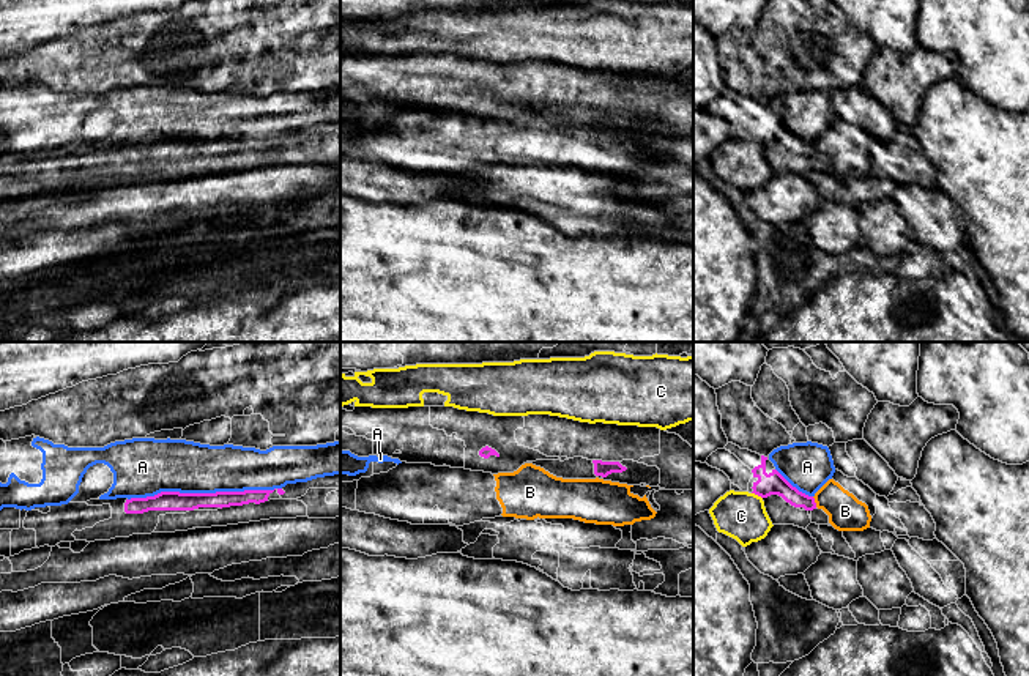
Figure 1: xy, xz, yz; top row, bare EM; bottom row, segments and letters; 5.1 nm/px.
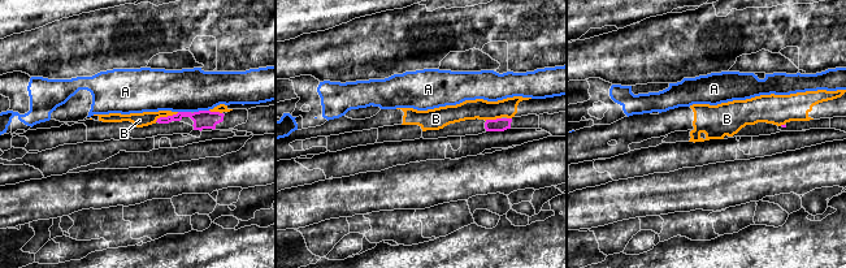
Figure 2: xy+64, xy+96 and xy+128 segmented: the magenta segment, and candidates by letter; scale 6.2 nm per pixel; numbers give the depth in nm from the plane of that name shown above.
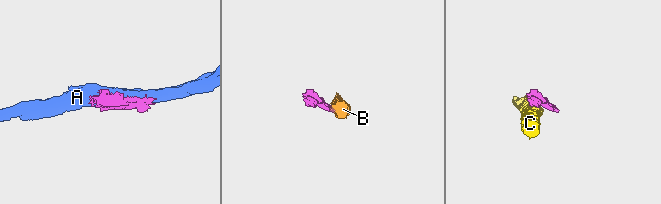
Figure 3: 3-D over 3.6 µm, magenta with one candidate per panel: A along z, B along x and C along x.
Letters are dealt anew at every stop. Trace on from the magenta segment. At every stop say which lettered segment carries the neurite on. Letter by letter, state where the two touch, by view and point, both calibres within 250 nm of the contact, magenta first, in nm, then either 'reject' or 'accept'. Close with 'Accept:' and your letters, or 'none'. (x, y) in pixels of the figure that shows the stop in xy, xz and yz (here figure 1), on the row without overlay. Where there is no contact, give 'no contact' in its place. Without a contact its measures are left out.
A: contact xy (200, 141); calibres 100 and 280 nm; reject
B: contact yz (813, 148); calibres 110 and 180 nm; reject
C: contact yz (757, 141); calibres 110 and 240 nm; reject
Accept: none

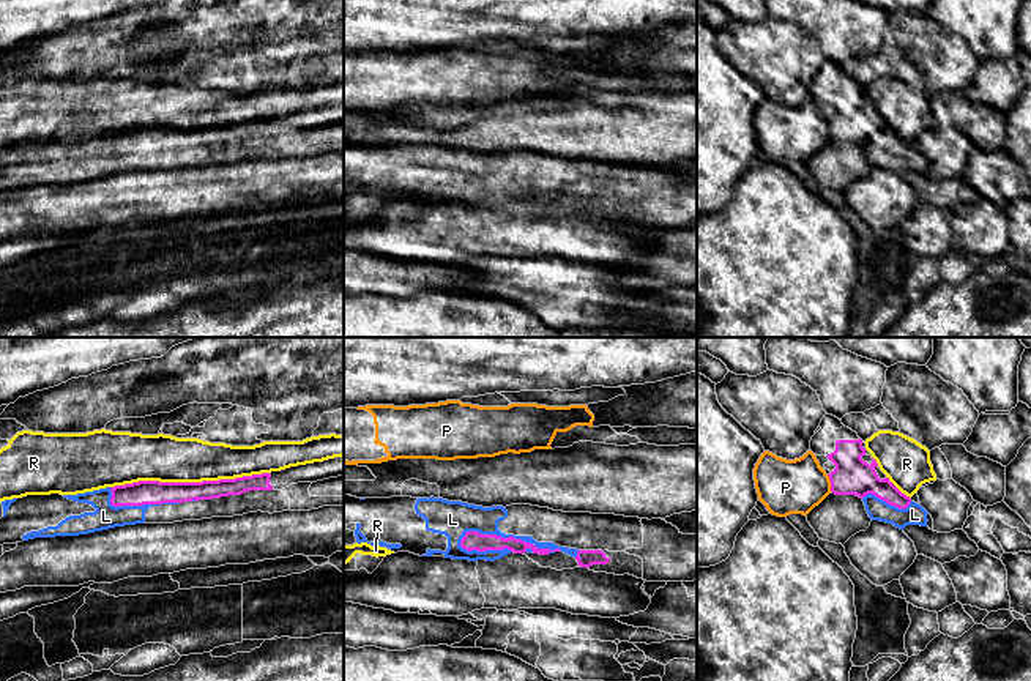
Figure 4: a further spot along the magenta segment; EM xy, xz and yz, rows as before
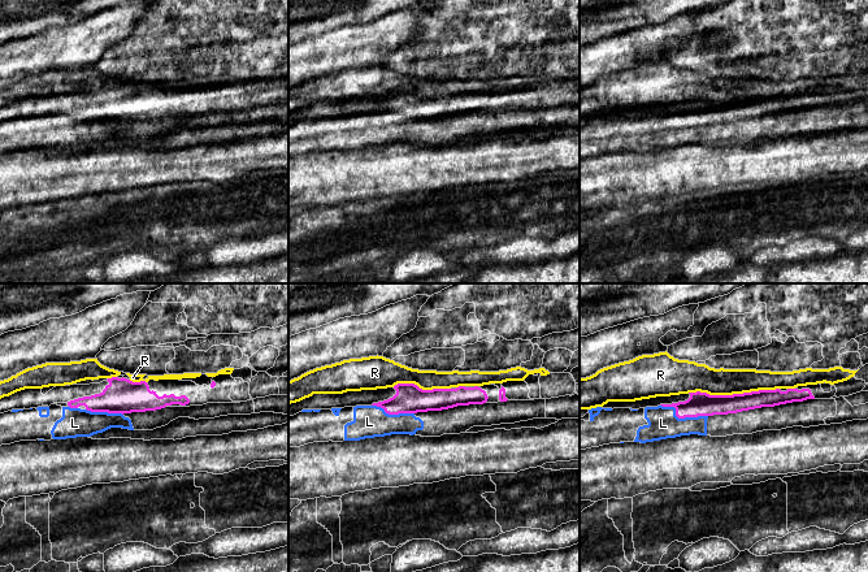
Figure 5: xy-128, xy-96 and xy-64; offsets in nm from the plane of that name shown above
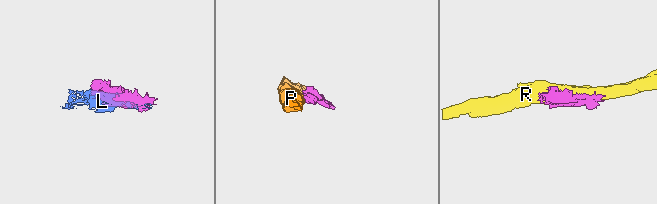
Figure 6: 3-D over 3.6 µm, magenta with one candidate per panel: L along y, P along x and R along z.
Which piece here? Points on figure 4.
L: contact xz (495, 182); calibres 100 and 190 nm; accept
P: contact yz (831, 130); calibres 190 and 280 nm; reject
R: contact xy (189, 130); calibres 130 and 240 nm; reject
Accept: L

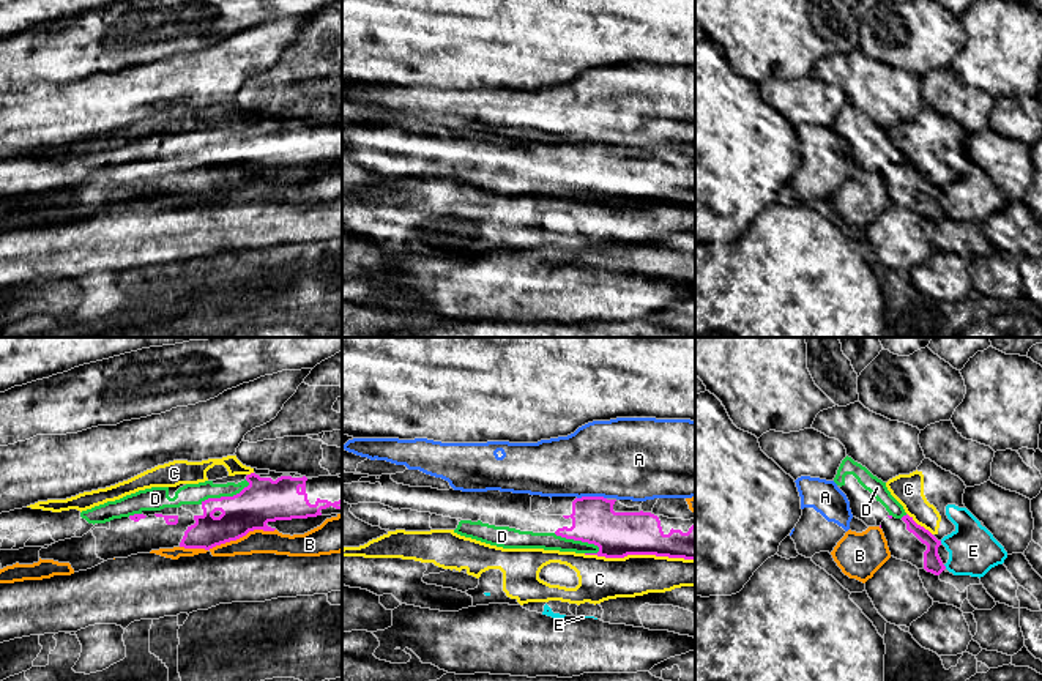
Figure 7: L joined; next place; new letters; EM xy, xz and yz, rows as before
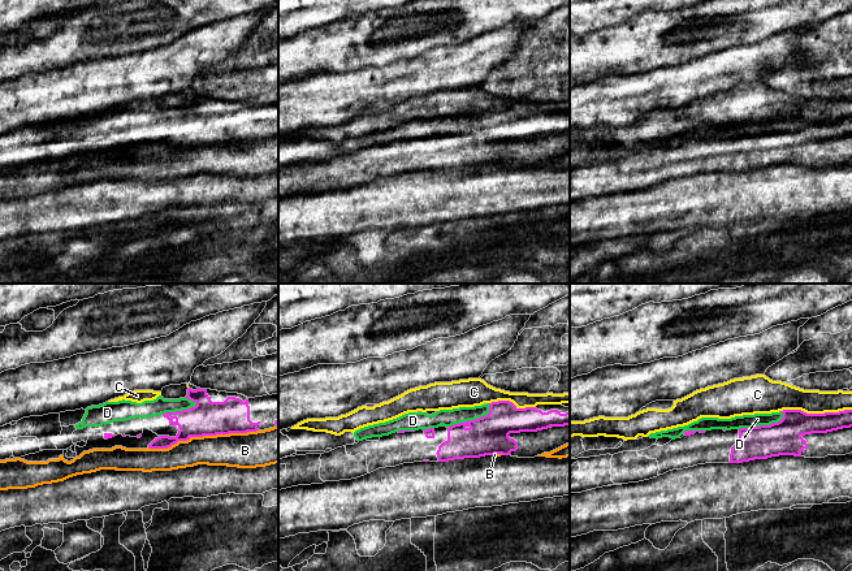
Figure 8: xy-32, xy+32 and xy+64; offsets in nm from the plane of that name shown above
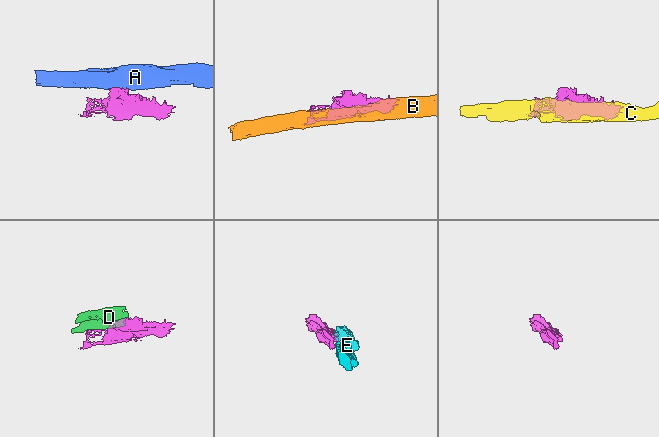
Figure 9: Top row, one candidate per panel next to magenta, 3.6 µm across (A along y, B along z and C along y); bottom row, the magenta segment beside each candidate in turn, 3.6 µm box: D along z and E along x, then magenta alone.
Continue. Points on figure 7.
A: contact xz (591, 144); calibres 240 and 400 nm; reject
B: contact xy (227, 188); calibres 220 and 120 nm; reject
C: contact xz (639, 200); calibres 240 and 220 nm; reject
D: contact xz (577, 186); calibres 240 and 100 nm; reject
E: contact yz (945, 213); calibres 100 and 260 nm; reject
Accept: none

